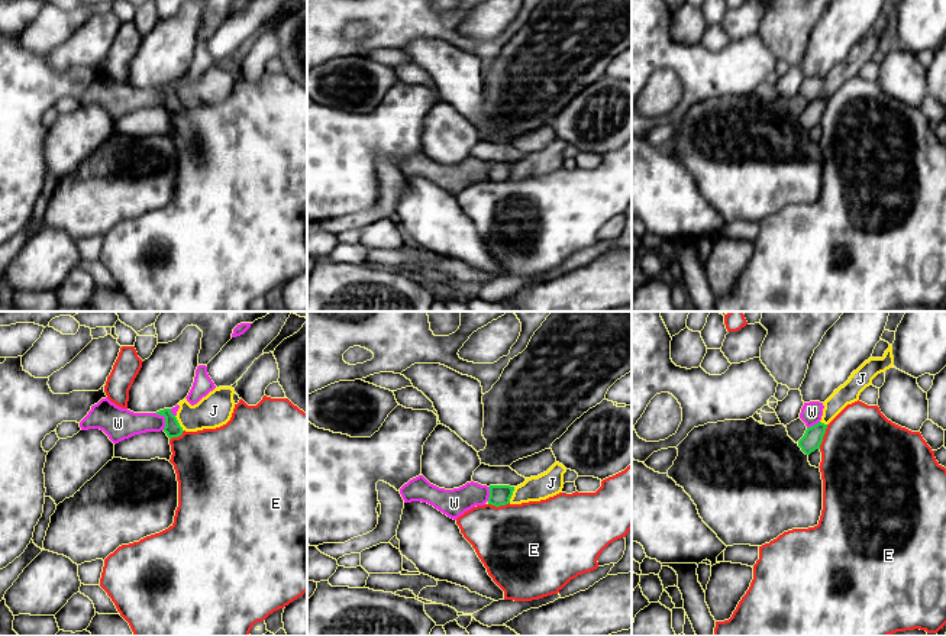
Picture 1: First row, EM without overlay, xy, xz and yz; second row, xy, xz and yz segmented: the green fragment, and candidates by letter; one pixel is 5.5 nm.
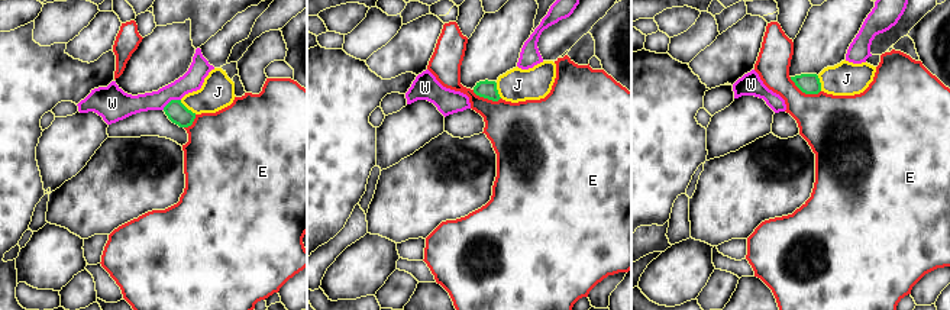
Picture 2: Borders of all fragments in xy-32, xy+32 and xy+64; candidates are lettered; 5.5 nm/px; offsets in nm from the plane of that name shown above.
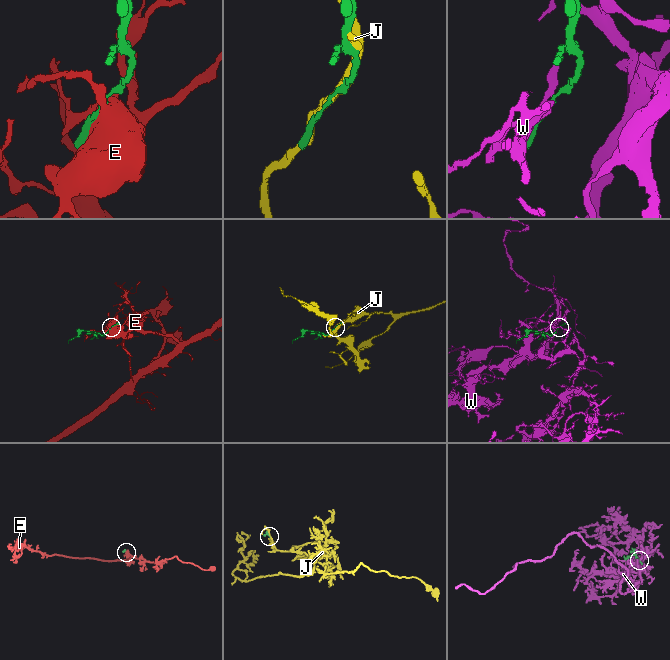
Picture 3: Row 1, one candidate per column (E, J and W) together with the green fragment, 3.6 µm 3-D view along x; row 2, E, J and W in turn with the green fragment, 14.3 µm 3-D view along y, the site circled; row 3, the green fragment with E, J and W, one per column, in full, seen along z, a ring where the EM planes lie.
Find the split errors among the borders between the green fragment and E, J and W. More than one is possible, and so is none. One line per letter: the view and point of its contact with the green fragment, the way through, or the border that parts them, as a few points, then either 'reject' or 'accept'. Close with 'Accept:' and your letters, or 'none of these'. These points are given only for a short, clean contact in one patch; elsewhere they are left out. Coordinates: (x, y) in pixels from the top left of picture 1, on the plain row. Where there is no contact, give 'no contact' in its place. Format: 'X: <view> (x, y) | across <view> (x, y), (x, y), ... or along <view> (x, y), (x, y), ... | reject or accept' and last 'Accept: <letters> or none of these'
E: yz (823, 110) | reject
J: xz (512, 170) | reject
W: xy (165, 94) | along xy (155, 89), (164, 93), (164, 105) | reject
Accept: none of these

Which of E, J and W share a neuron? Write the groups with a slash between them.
E / J / W

